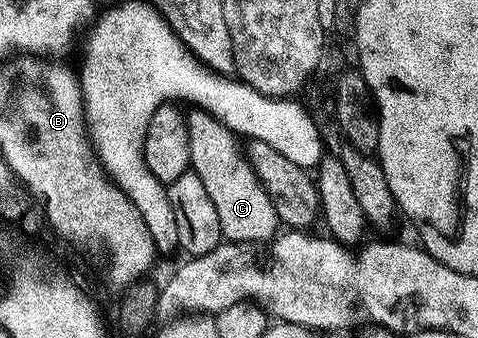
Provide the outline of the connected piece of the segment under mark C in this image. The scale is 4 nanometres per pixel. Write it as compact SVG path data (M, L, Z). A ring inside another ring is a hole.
M208 110L189 112L189 149L191 170L199 174L211 202L215 202L215 214L219 214L221 235L226 241L272 241L279 232L279 221L273 200L265 192L252 167L238 148L238 137L213 117Z

